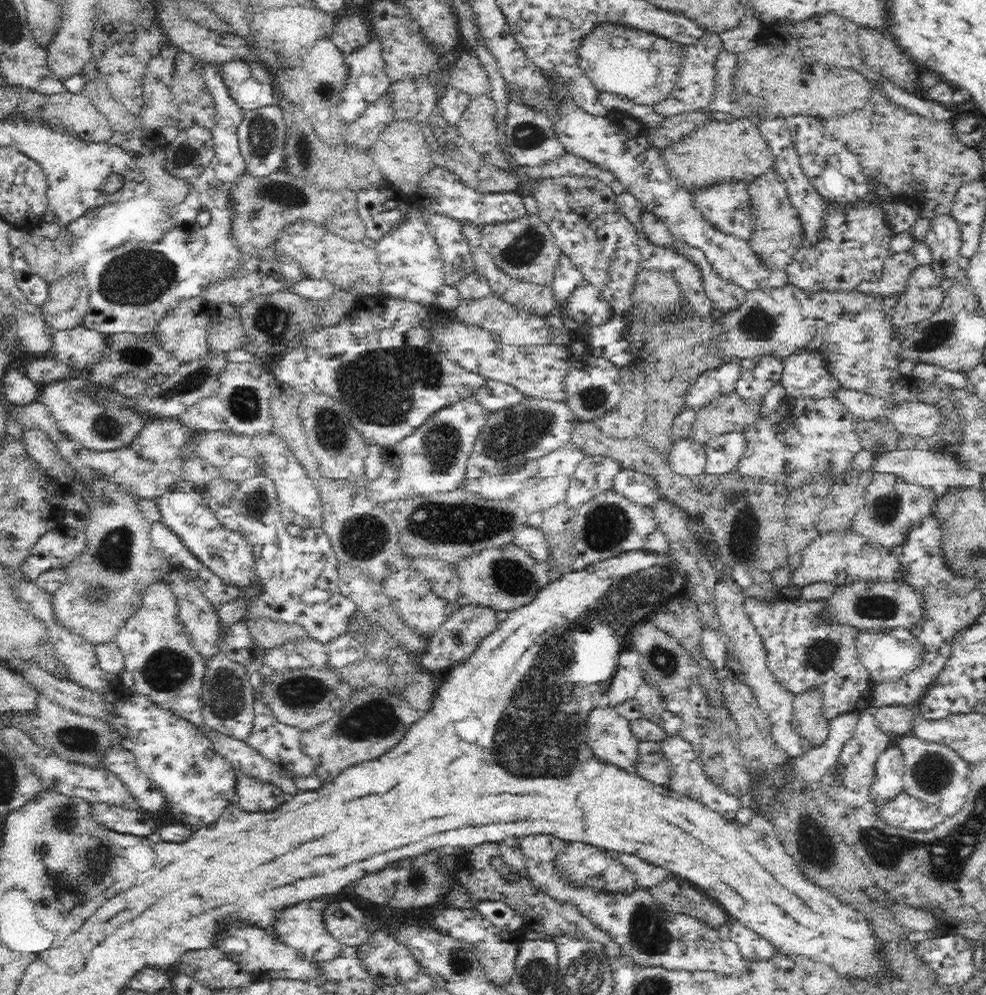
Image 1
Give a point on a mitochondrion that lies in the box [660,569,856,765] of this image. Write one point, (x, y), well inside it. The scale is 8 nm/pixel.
(821, 653)

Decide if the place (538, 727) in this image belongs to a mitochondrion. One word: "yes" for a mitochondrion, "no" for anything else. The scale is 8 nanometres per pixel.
yes

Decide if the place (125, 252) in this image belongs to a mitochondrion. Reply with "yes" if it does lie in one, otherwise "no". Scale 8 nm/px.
yes

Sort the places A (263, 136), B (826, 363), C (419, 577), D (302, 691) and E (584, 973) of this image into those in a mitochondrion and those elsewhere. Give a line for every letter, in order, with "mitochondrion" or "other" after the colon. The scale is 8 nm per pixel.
A: mitochondrion
B: other
C: other
D: mitochondrion
E: mitochondrion

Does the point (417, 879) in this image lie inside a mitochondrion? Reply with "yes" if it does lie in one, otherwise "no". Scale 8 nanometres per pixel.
yes

